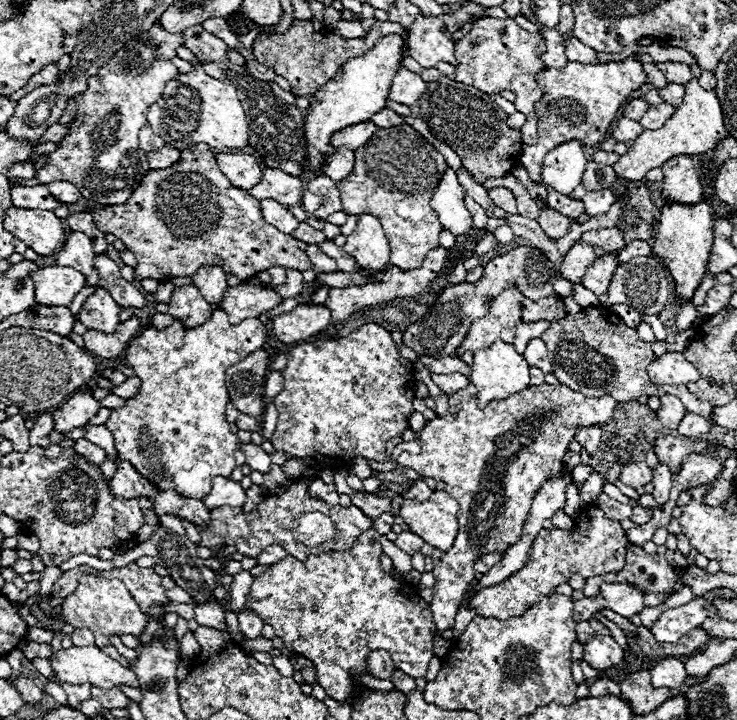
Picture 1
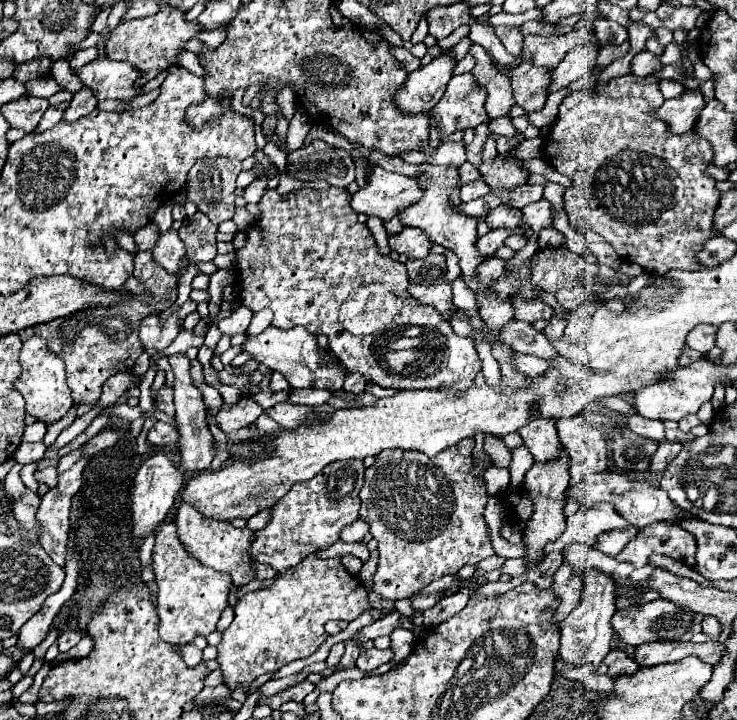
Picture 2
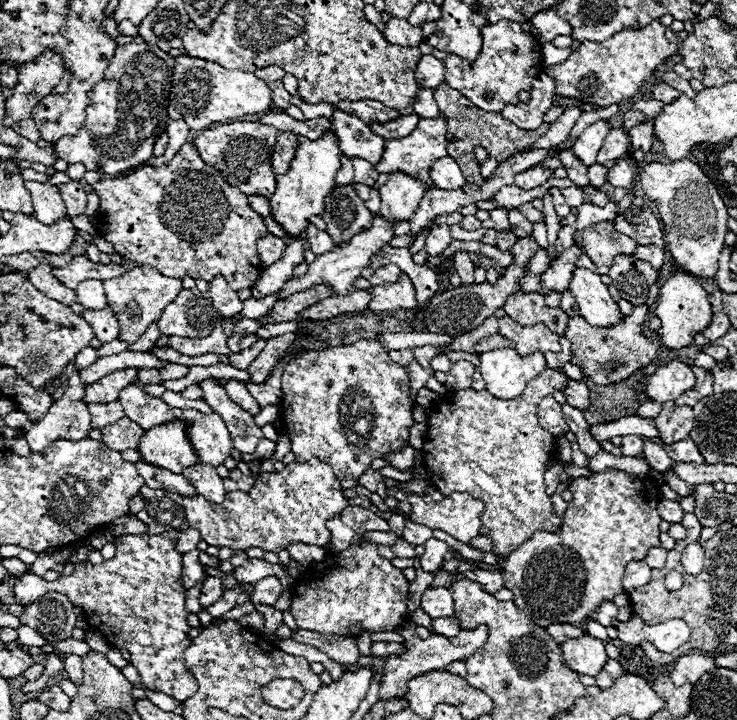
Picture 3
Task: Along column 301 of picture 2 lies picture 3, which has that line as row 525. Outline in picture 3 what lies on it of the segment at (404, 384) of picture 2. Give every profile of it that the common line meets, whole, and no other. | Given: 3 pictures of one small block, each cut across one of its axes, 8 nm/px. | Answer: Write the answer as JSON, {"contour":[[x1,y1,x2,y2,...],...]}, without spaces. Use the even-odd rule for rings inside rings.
{"contour":[[312,458,304,464,292,462,282,472,260,474,250,492,230,492,222,504,212,504,198,494,192,498,184,498,182,508,188,524,196,528,202,534,202,540,210,546,228,546,232,550,258,546,266,552,280,552,294,542,326,546,330,542,326,520,348,508,348,500,330,466,326,466,318,458],[292,516,294,522,290,522]]}

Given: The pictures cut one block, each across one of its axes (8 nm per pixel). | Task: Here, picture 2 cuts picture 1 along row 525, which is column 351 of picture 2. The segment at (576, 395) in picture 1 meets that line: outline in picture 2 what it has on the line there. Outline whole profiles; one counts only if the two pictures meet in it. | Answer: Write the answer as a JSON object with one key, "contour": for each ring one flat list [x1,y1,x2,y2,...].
{"contour":[[362,460,332,462,326,470,318,472,306,482,296,482,286,496,282,496,270,508,268,524,254,532,254,540,248,548,250,556,256,562,270,564,278,574,286,572,290,566,296,566,306,556,316,550,330,548,340,542,340,532,344,526,358,520,360,508,360,490,364,484,364,464]]}

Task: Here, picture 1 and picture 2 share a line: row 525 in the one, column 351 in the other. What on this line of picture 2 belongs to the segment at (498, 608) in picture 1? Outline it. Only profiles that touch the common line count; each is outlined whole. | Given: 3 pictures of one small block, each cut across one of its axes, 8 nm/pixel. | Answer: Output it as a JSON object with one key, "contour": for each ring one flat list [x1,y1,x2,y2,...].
{"contour":[[310,554,298,566,280,574,272,588,250,592,234,606,234,622,222,634,216,658,224,684,230,692,236,686,248,692,258,676,272,674,284,664,308,658,326,640,324,624,332,619,350,622,358,618,370,608,366,596,368,592,362,582,344,570,340,558,320,560,316,554]]}

